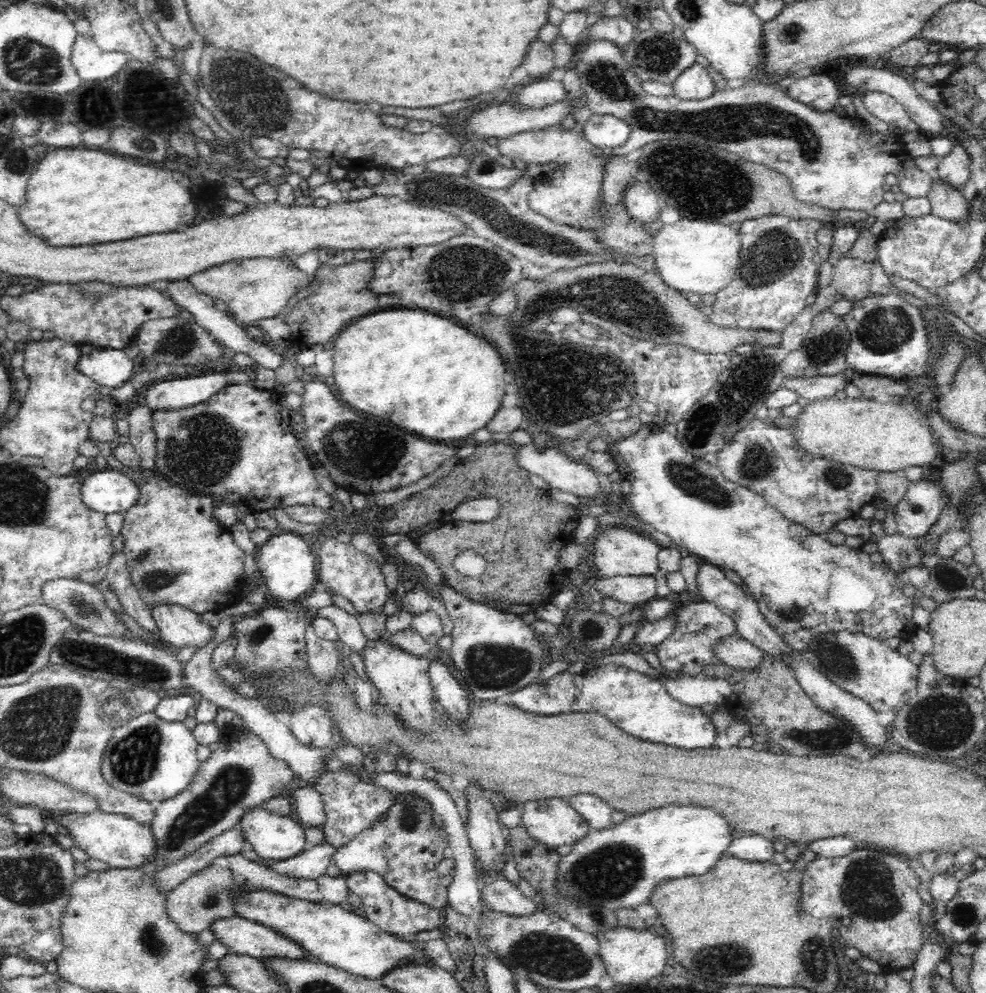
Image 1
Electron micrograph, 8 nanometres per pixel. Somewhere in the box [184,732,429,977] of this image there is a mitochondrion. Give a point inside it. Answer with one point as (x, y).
(211, 900)

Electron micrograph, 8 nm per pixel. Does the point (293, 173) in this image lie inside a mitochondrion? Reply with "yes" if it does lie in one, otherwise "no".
no

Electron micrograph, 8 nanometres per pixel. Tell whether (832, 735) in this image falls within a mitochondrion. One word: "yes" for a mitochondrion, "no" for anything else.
yes

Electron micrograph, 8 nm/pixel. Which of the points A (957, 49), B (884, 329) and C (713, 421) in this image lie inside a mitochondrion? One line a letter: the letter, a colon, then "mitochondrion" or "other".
A: other
B: mitochondrion
C: mitochondrion

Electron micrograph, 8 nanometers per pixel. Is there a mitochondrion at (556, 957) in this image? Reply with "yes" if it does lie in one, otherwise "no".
yes

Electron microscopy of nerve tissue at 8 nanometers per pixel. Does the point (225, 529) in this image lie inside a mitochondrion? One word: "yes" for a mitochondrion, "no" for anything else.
no

